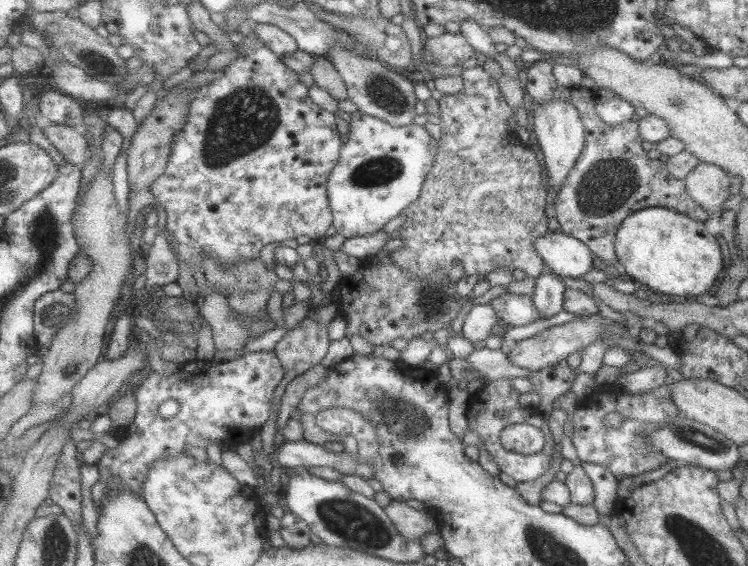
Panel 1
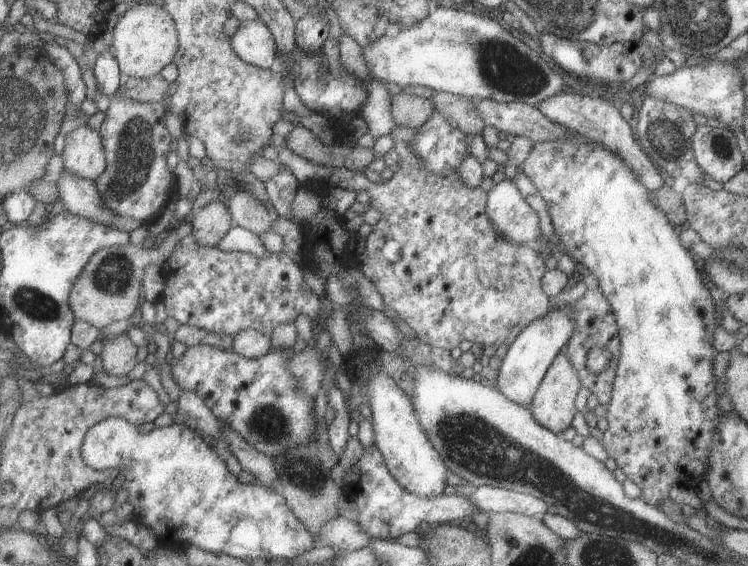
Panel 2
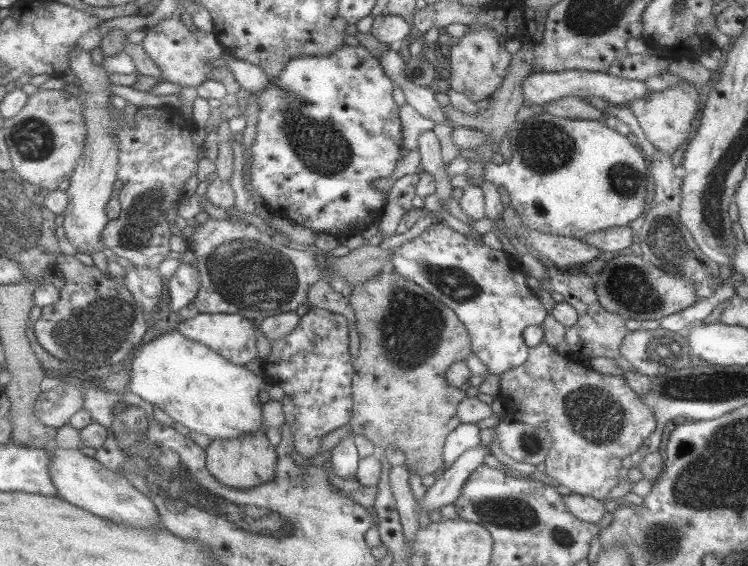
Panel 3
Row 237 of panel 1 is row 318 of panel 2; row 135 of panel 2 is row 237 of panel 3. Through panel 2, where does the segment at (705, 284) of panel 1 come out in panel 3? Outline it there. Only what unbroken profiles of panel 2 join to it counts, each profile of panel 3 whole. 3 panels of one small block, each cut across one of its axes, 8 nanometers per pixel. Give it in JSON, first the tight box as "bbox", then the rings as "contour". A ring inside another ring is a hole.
{"bbox":[485,110,648,240],"contour":[[[534,110],[534,114],[522,122],[515,123],[510,131],[510,151],[511,157],[507,163],[497,164],[491,161],[485,162],[485,181],[493,185],[501,185],[506,189],[509,195],[510,206],[513,211],[519,216],[521,225],[536,230],[536,232],[543,232],[544,234],[551,234],[557,236],[573,237],[581,240],[585,234],[596,232],[597,230],[604,230],[605,228],[628,226],[629,223],[638,218],[644,211],[645,202],[645,184],[648,177],[648,162],[643,152],[631,145],[625,135],[621,135],[615,130],[611,130],[604,125],[603,120],[595,119],[570,119],[565,117],[558,117],[552,114],[547,114],[540,110]]]}

